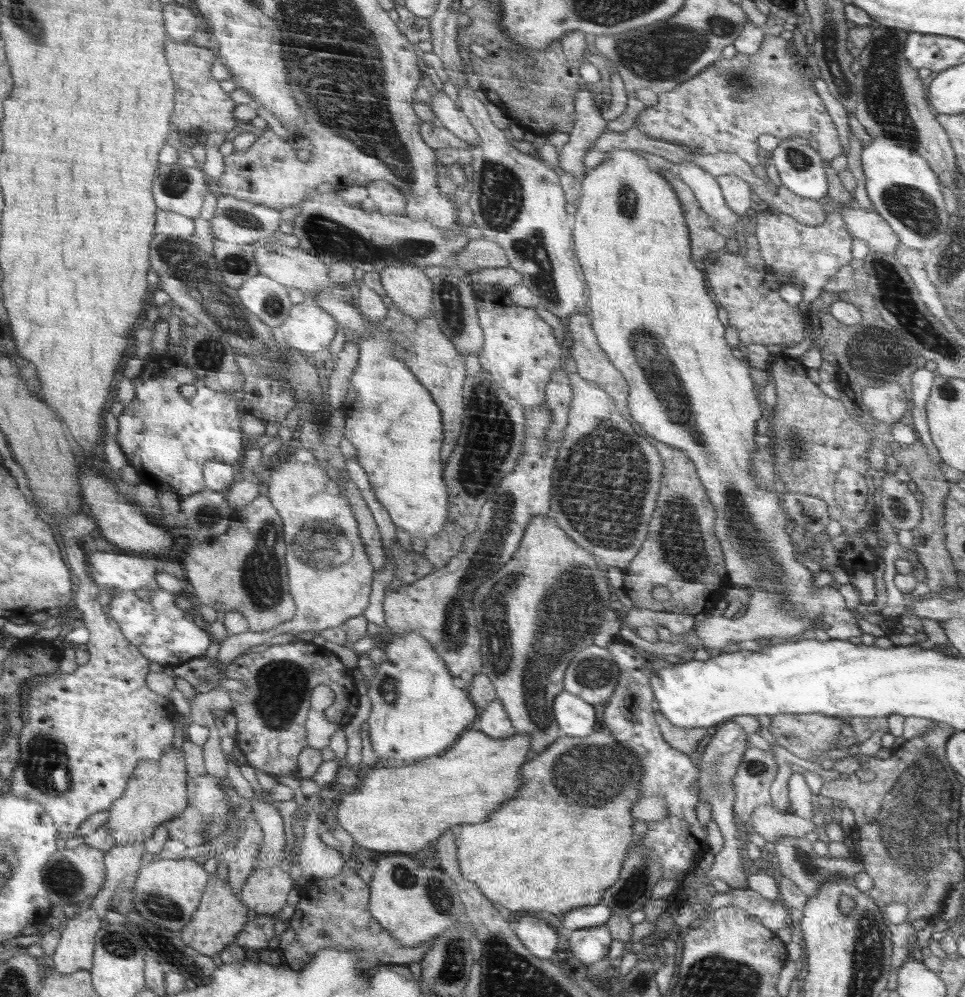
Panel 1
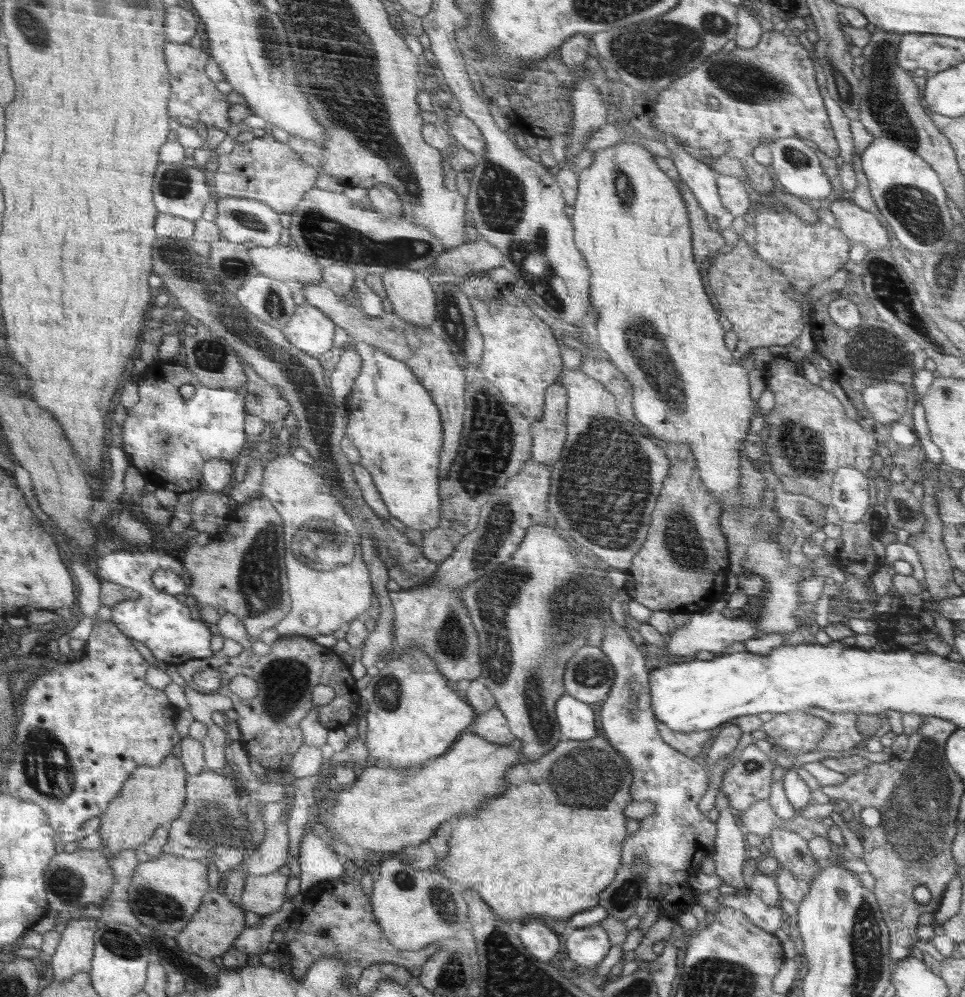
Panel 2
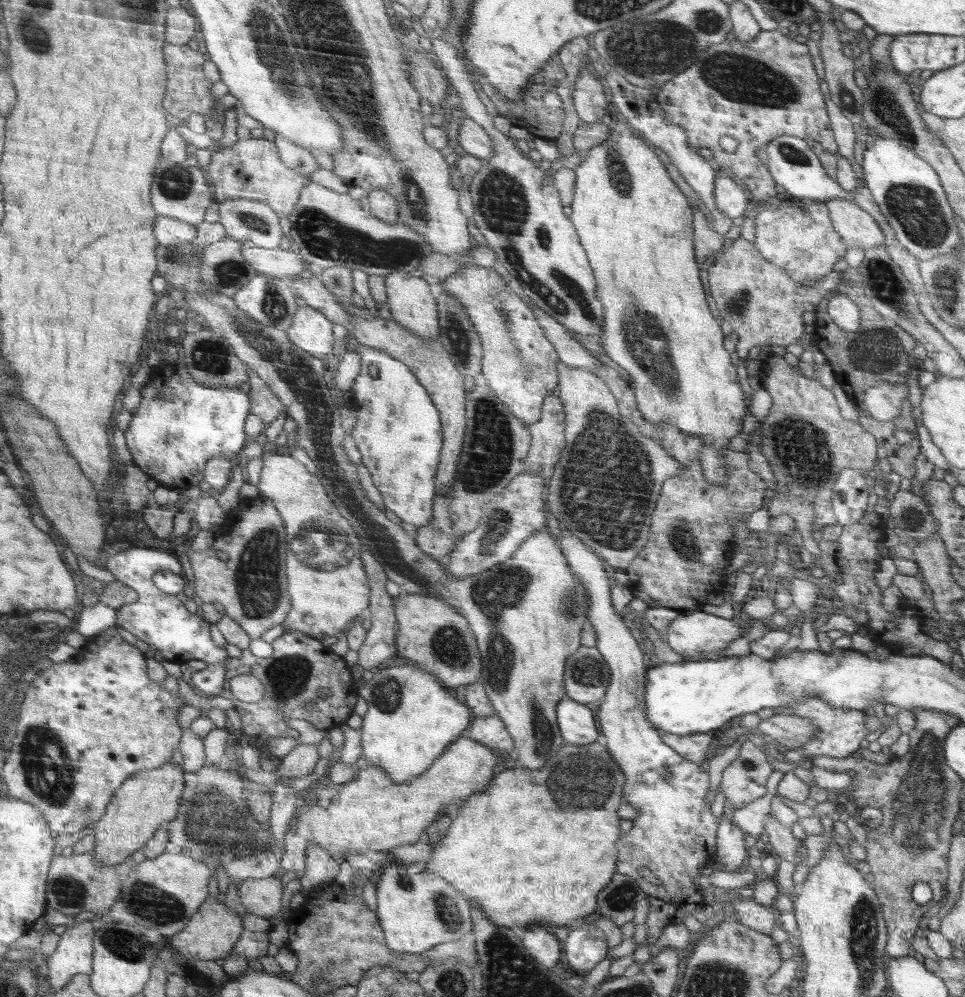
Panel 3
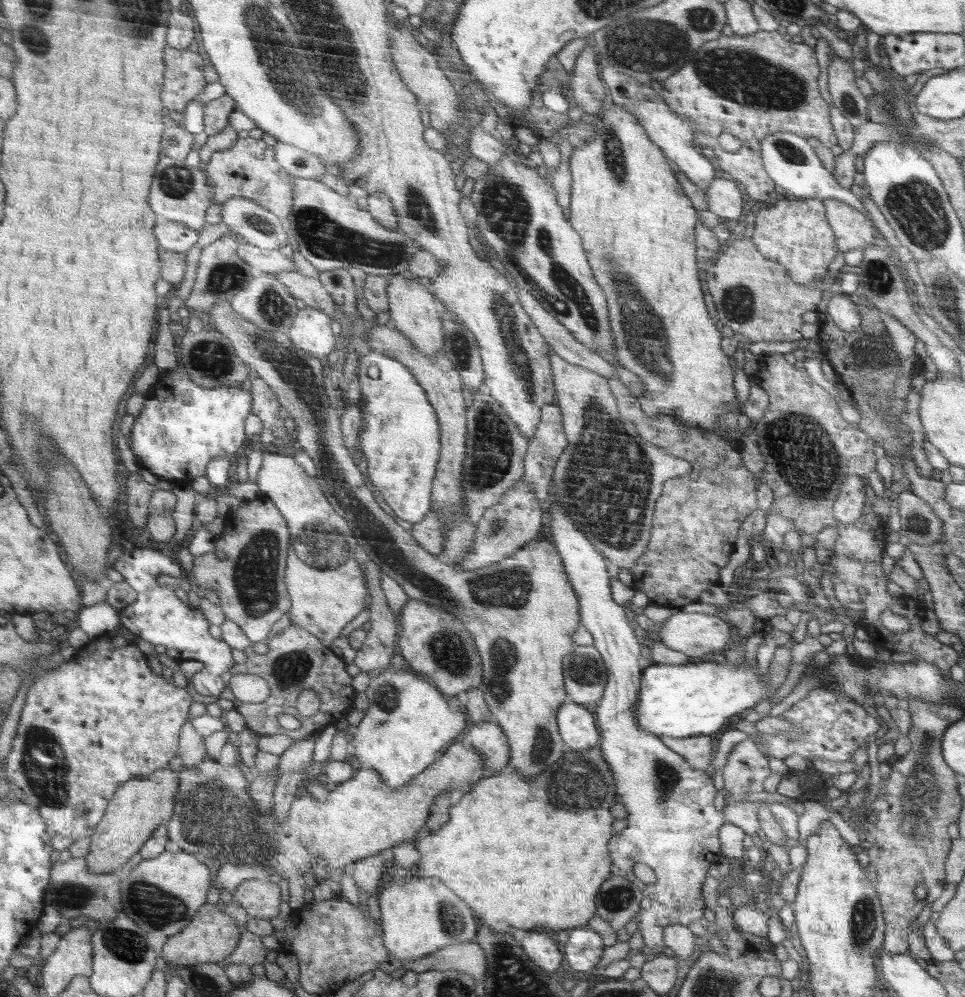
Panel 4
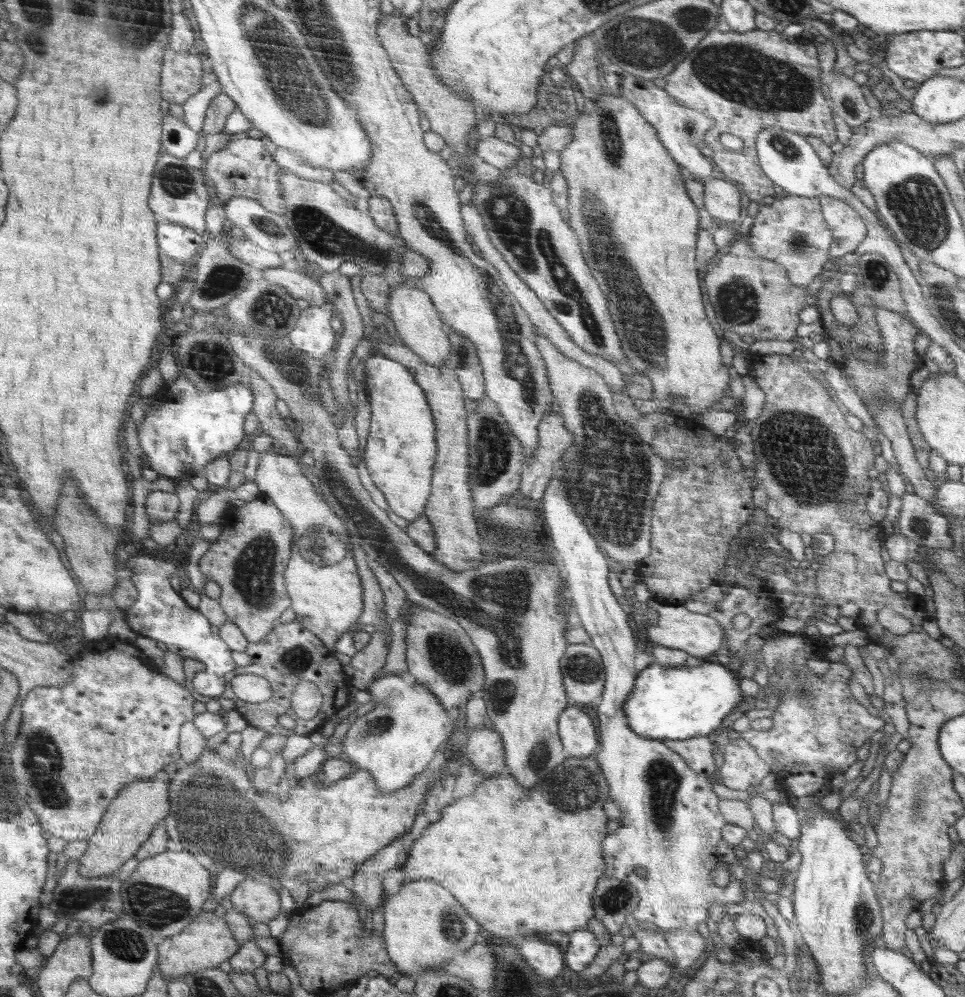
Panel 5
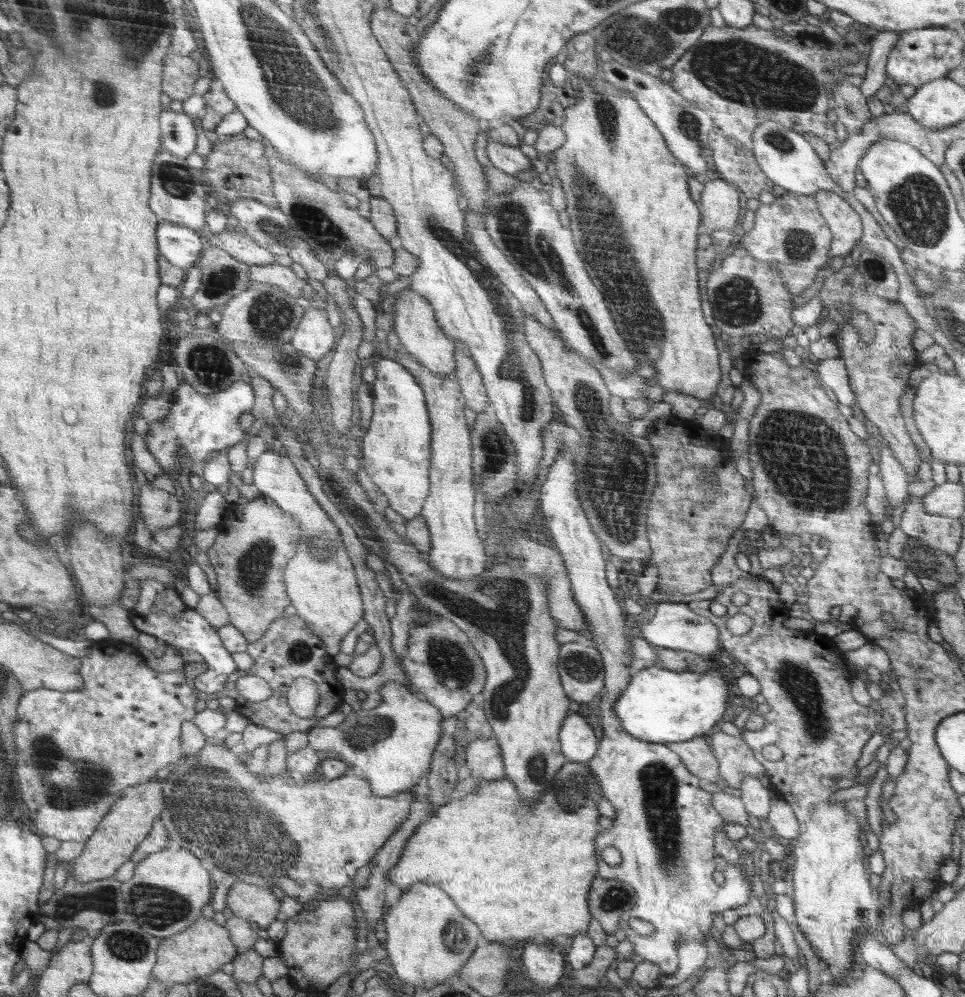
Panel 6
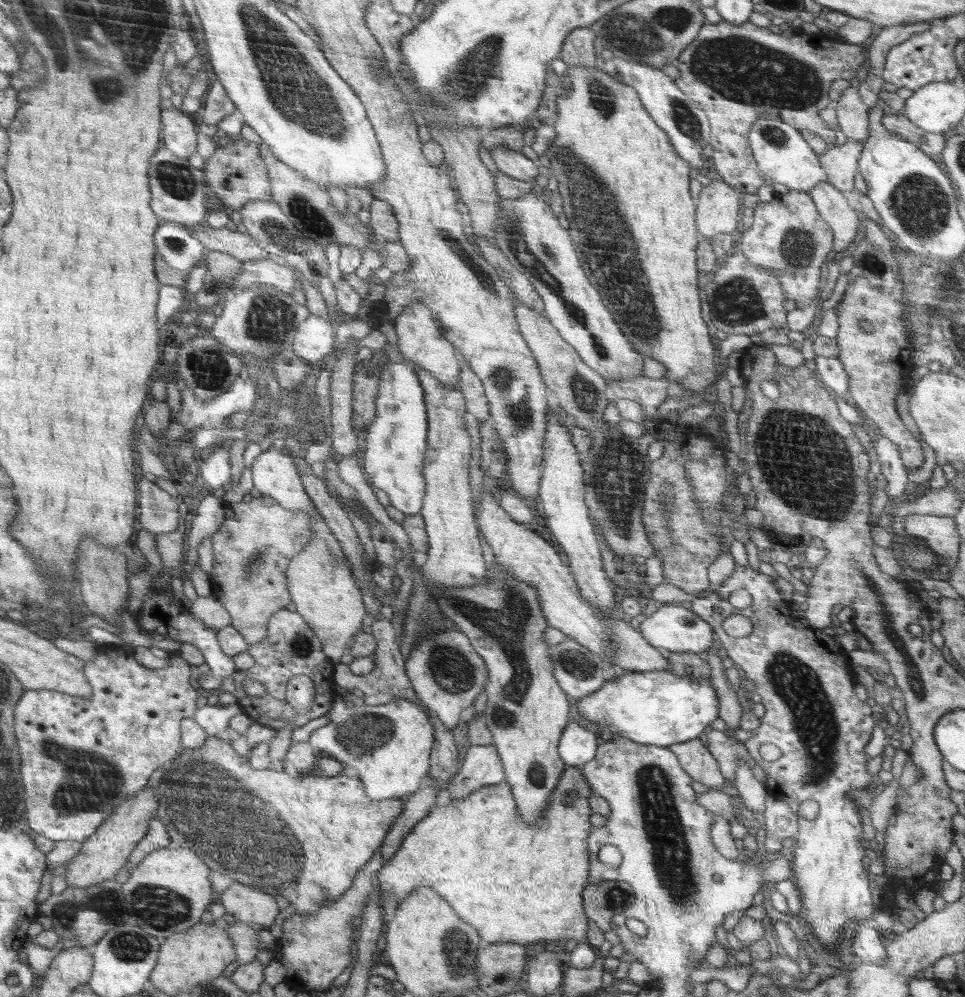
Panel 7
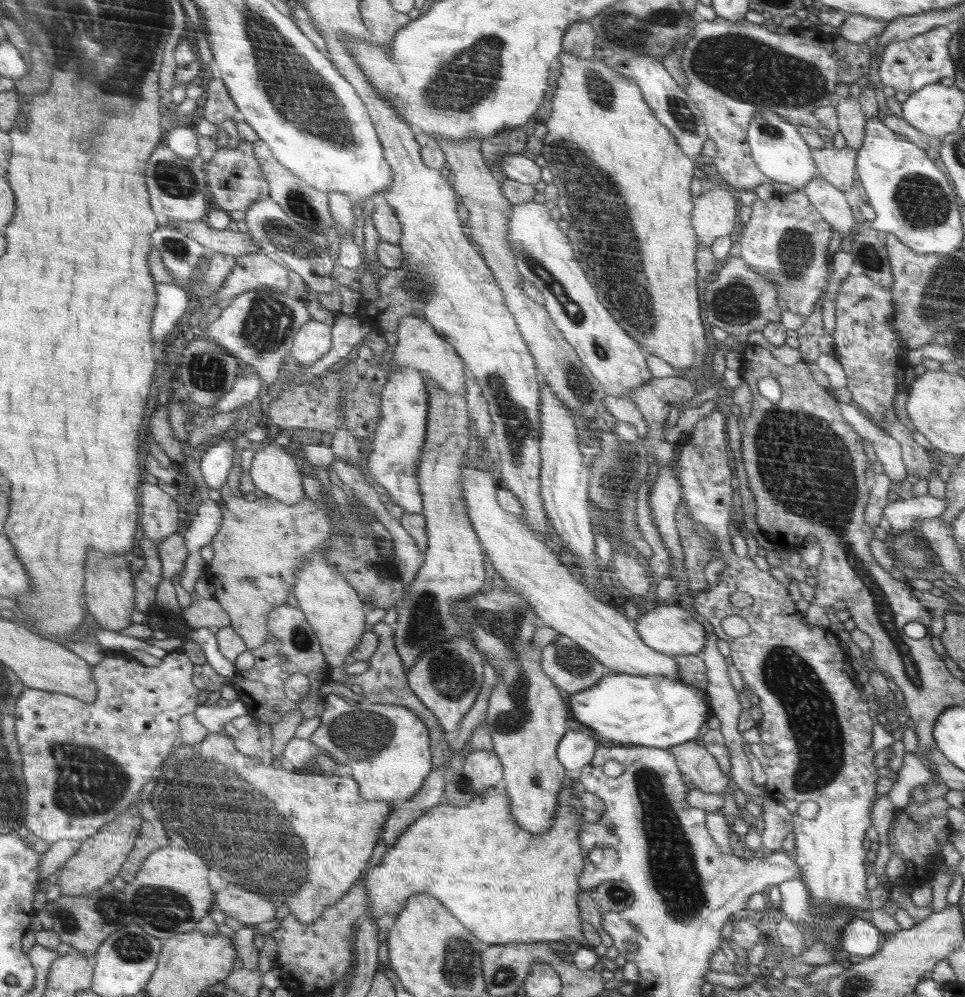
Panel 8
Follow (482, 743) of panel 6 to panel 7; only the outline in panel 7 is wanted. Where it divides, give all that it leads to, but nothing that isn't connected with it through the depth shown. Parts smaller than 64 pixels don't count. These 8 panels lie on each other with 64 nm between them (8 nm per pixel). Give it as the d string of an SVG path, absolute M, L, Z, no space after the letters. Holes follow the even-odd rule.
M492 744L488 746L471 745L458 771L450 779L448 792L452 801L464 800L475 790L486 785L495 785L505 780L503 761L499 751Z

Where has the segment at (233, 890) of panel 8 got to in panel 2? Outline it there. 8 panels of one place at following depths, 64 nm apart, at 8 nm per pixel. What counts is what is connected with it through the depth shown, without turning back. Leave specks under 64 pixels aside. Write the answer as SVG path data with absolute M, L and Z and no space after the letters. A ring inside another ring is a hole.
M284 869L266 876L247 876L241 894L241 906L261 916L278 913L286 894Z

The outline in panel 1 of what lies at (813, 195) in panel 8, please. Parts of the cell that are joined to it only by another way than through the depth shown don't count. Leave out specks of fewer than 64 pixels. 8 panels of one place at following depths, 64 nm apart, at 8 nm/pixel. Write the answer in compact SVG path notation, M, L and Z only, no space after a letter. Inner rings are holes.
M841 204L840 213L848 226L852 238L861 238L872 251L895 254L900 246L899 236L892 230L887 220L875 210Z

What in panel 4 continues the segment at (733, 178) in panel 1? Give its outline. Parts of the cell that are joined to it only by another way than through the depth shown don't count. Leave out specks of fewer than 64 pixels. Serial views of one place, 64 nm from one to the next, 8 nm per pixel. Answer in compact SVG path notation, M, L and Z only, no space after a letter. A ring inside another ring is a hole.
M724 177L716 178L706 190L706 200L710 212L734 224L746 212L743 195L738 182Z

